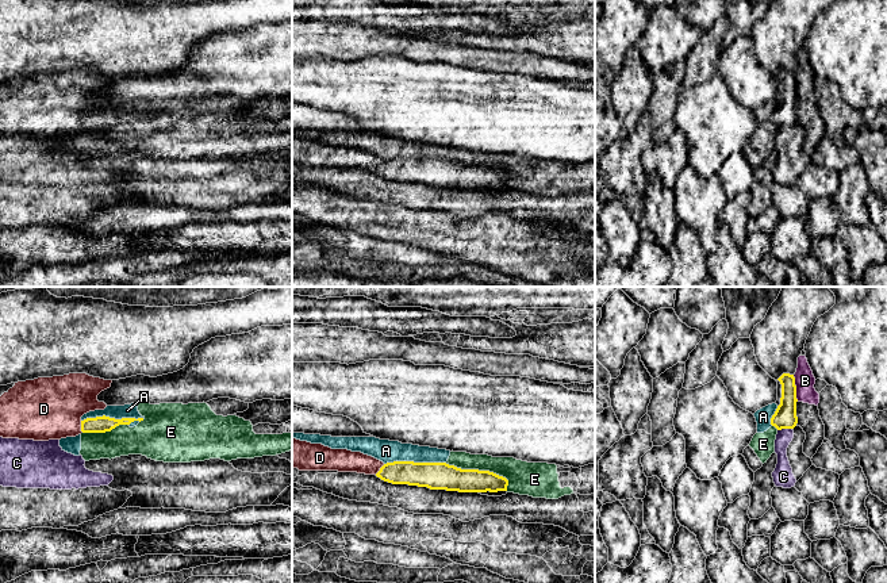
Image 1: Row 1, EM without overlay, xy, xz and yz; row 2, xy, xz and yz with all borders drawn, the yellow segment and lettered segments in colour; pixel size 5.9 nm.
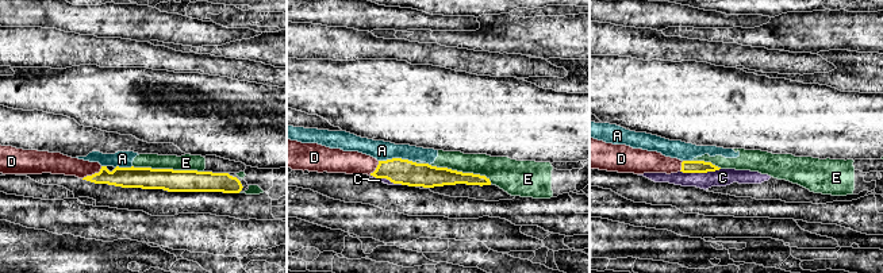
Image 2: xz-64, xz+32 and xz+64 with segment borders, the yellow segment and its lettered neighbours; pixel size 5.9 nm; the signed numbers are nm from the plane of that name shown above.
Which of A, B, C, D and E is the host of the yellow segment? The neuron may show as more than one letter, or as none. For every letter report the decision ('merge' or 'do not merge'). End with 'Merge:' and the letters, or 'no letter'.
A: do not merge
B: do not merge
C: do not merge
D: merge
E: do not merge
Merge: D

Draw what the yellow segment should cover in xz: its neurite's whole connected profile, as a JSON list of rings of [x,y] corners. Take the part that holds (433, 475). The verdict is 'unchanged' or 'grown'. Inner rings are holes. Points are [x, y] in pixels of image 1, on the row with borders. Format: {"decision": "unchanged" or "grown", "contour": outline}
{"decision": "grown", "contour": [[[292,437],[292,467],[299,471],[338,471],[376,475],[392,484],[458,492],[507,491],[508,480],[489,471],[461,469],[446,463],[383,461],[347,449],[331,449]]]}

